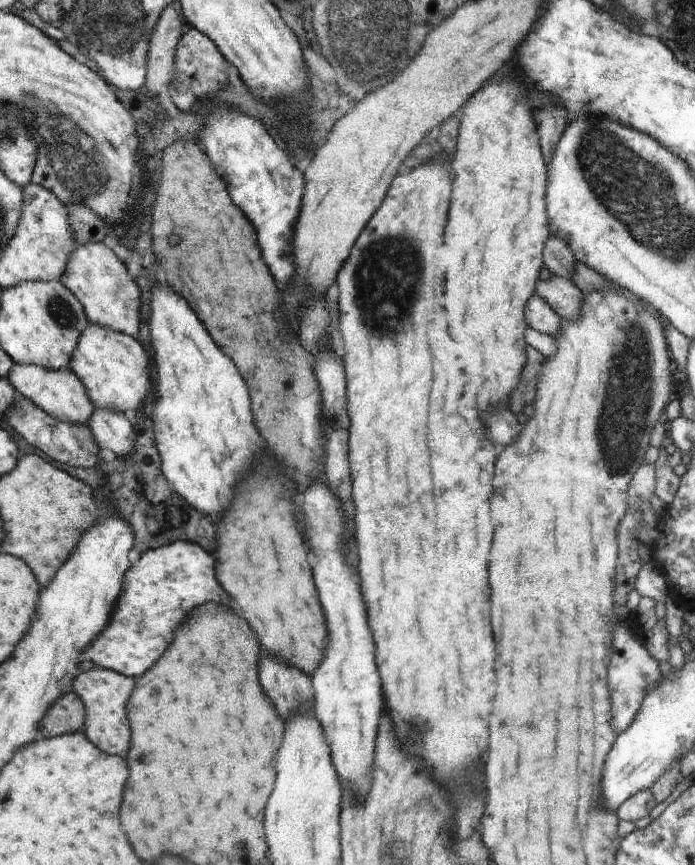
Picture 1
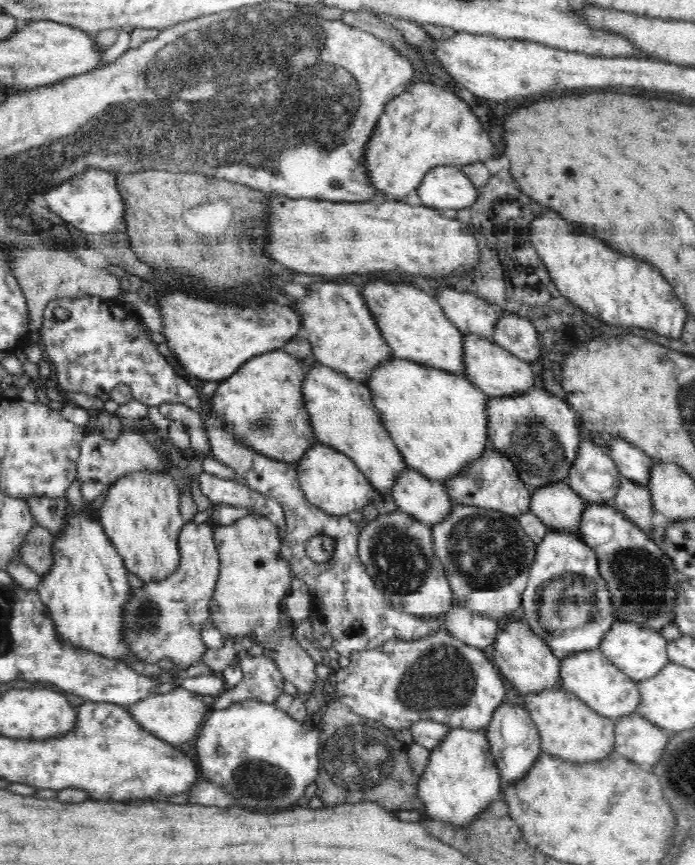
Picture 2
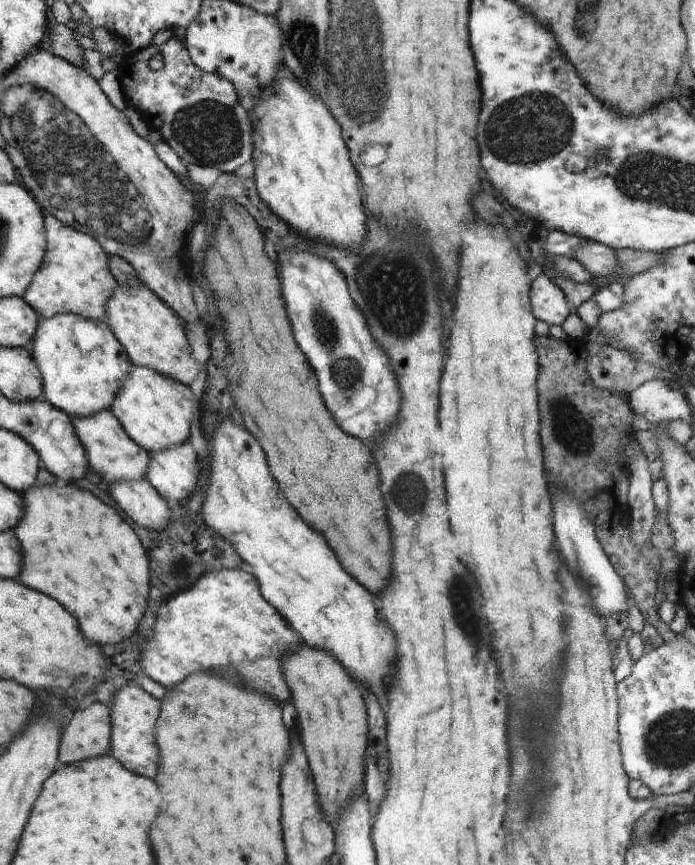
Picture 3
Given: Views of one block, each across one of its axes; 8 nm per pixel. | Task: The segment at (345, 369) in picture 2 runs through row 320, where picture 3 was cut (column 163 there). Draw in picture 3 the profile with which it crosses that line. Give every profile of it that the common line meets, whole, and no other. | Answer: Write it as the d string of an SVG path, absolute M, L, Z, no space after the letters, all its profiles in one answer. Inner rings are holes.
M142 282L138 286L117 284L113 297L109 299L105 322L125 348L132 364L146 366L185 385L194 382L198 374L198 365L190 356L190 344L186 340L182 322L146 284Z

